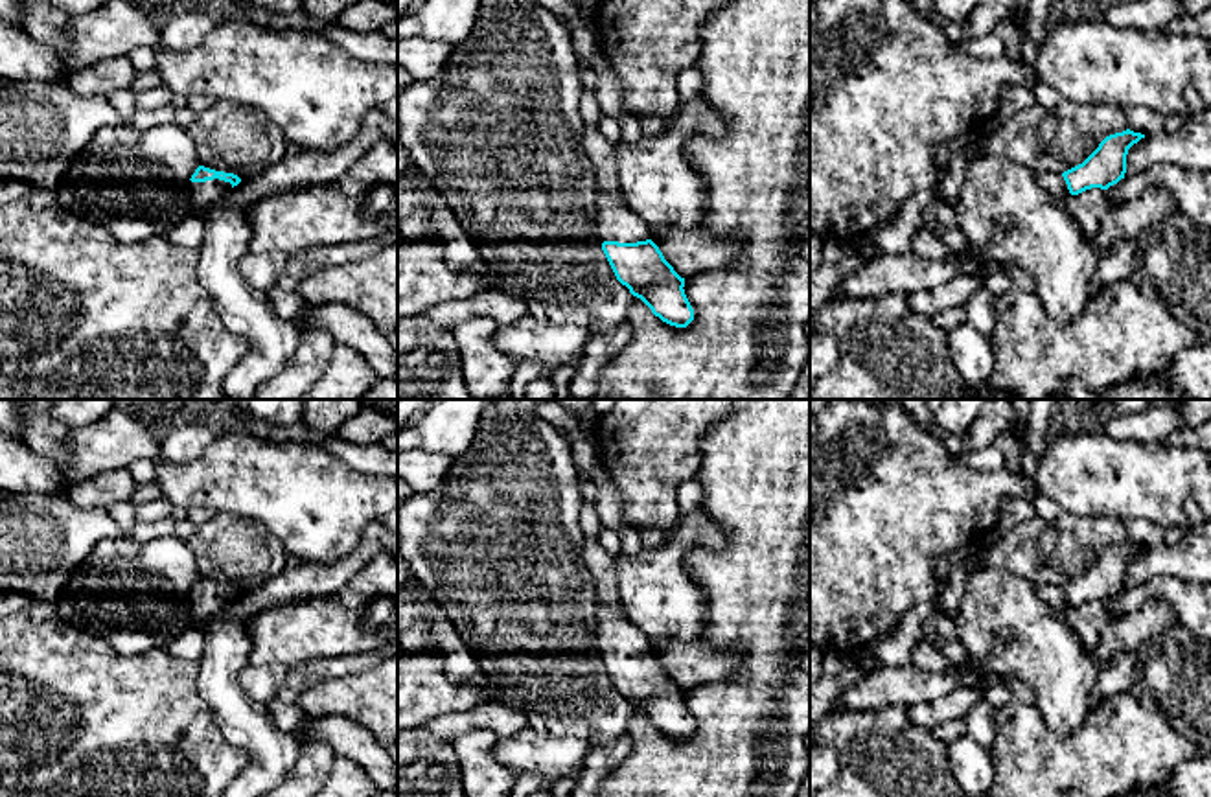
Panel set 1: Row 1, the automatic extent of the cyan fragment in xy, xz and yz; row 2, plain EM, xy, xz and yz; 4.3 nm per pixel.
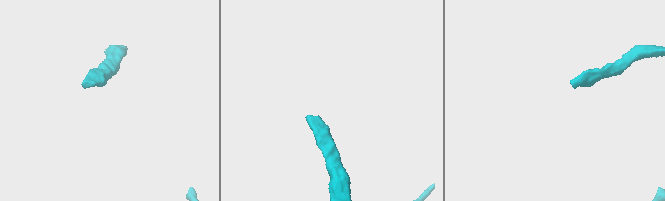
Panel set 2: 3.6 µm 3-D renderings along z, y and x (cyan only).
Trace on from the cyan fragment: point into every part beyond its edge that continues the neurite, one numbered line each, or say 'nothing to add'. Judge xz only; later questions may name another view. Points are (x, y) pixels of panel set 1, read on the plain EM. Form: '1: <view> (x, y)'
1: xz (615, 634)

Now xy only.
1: xy (205, 608)

